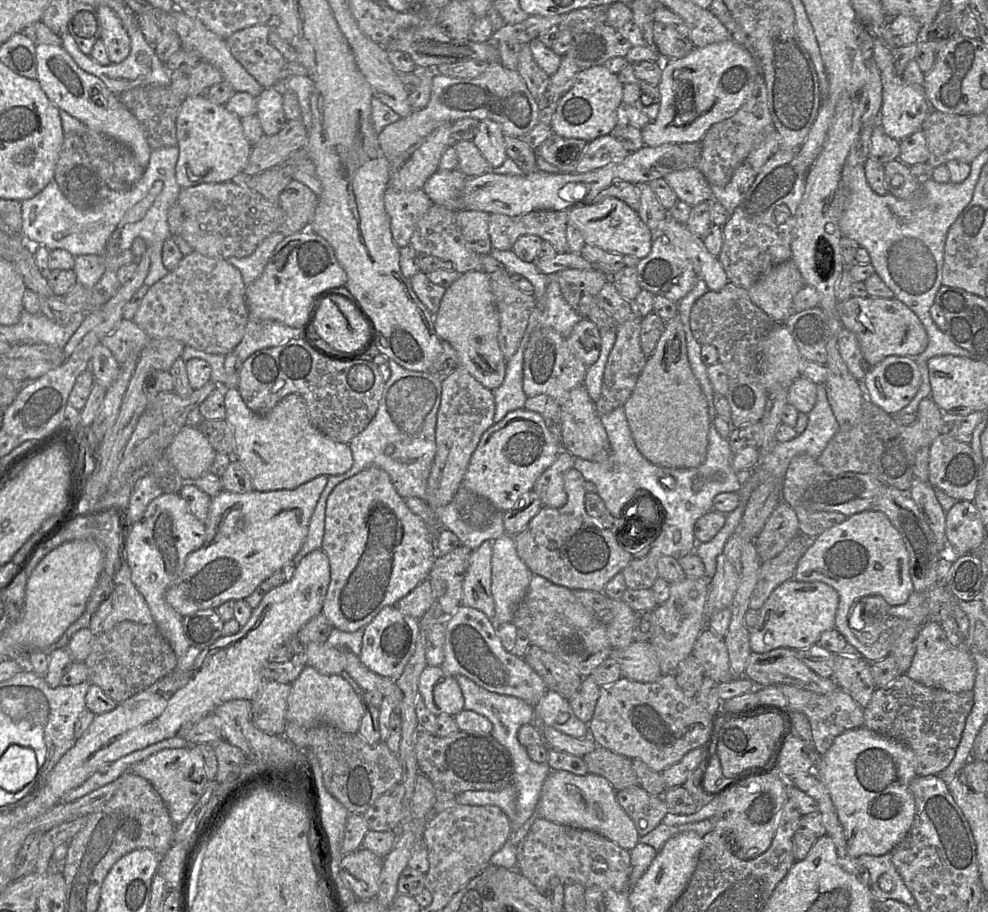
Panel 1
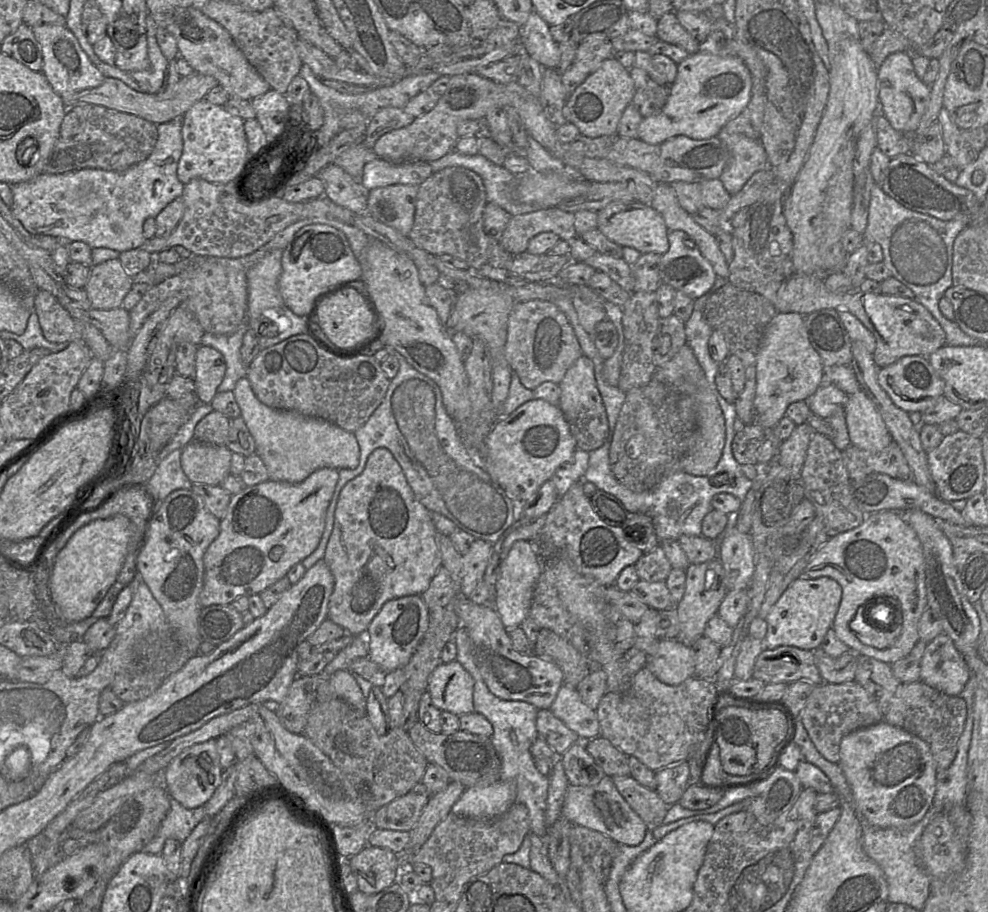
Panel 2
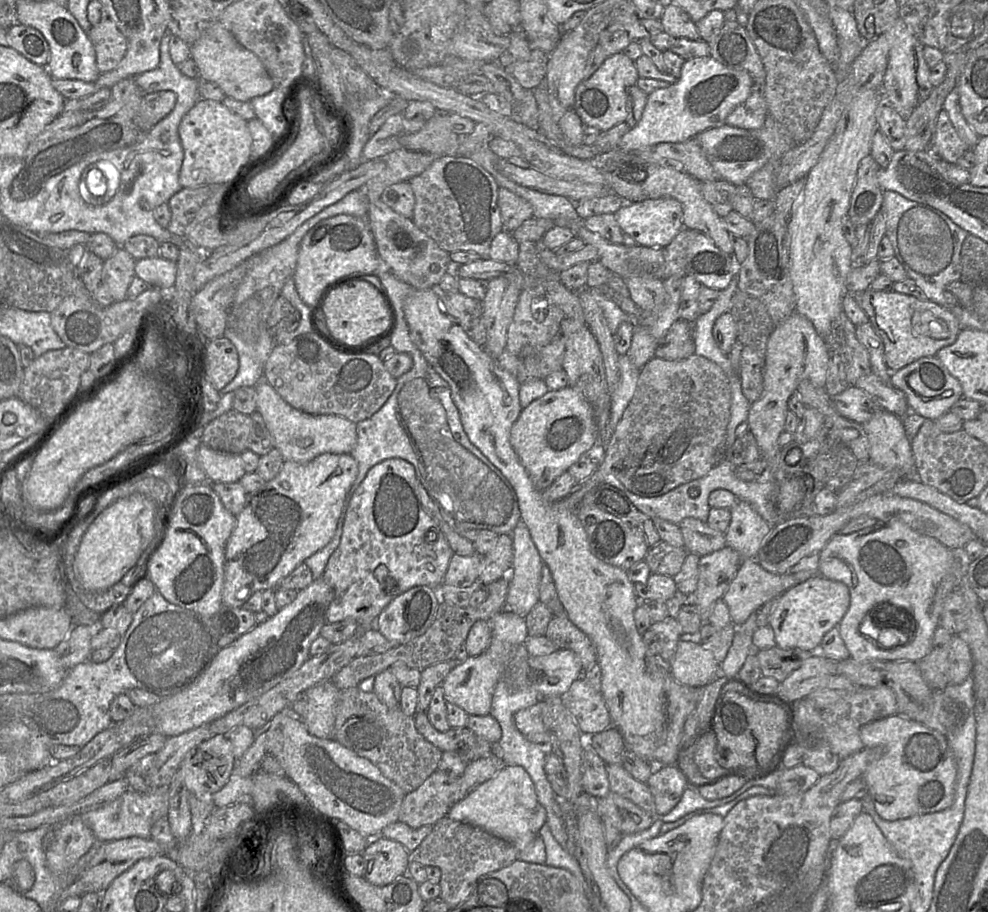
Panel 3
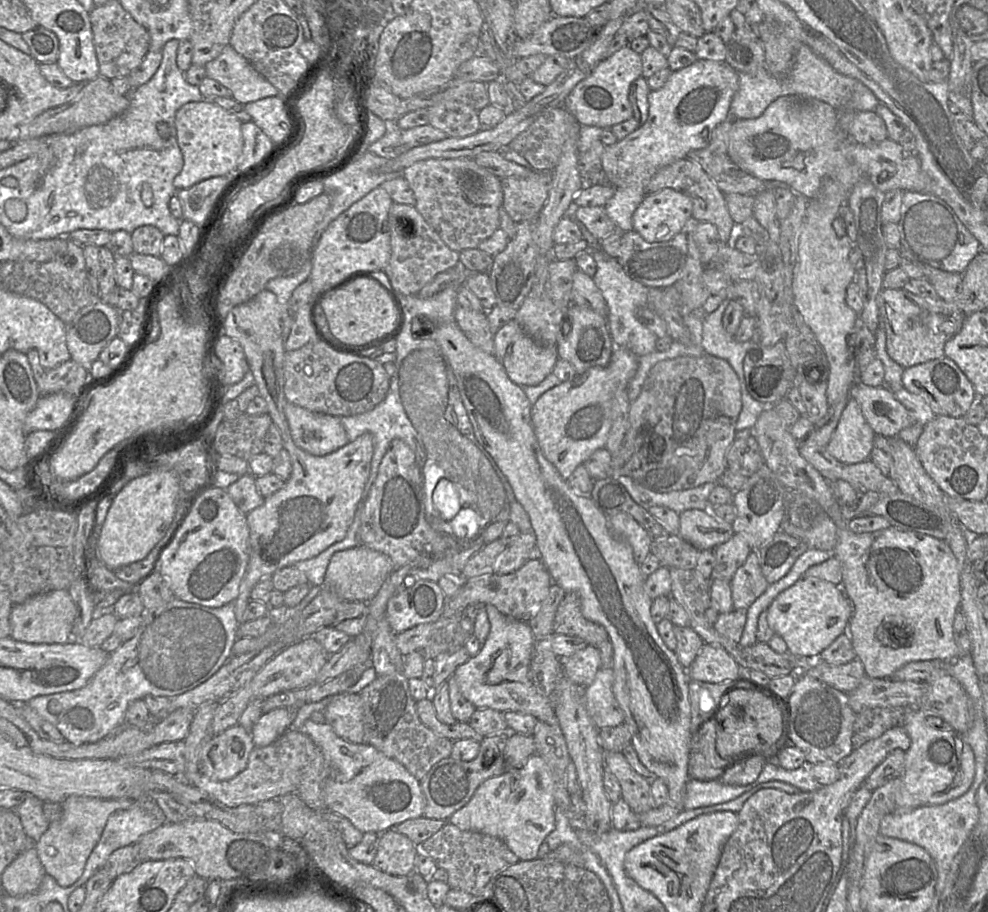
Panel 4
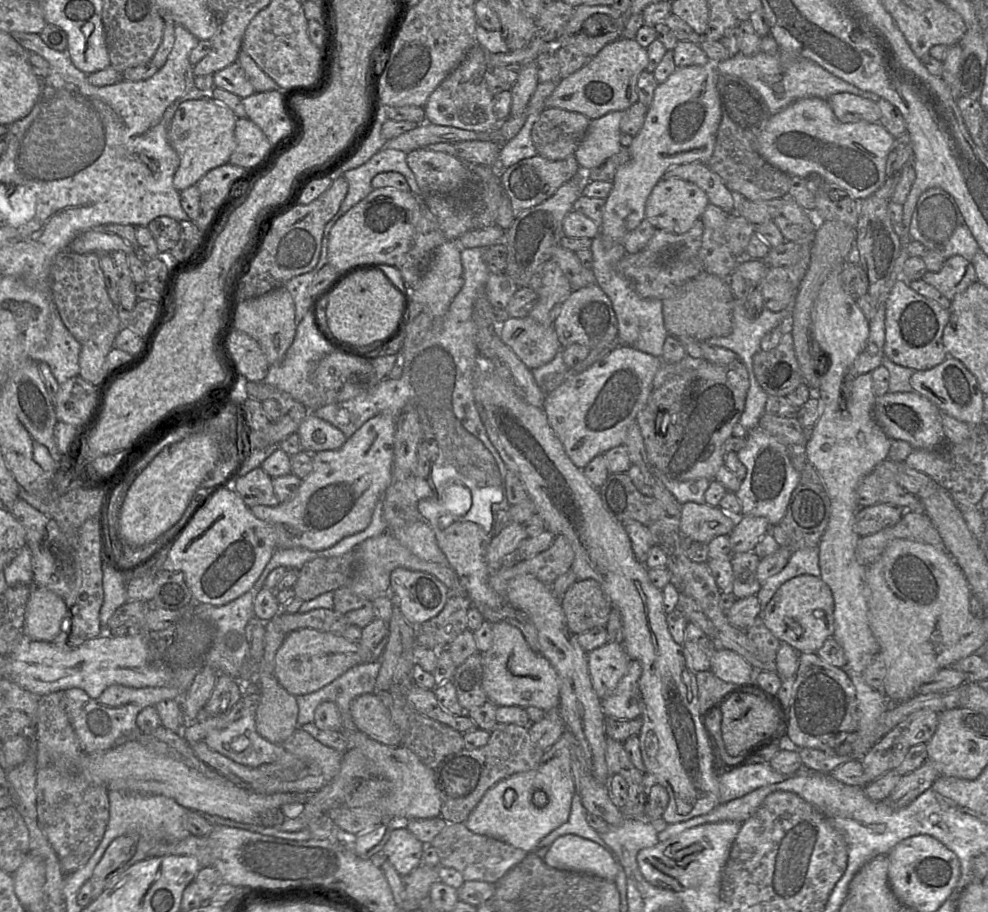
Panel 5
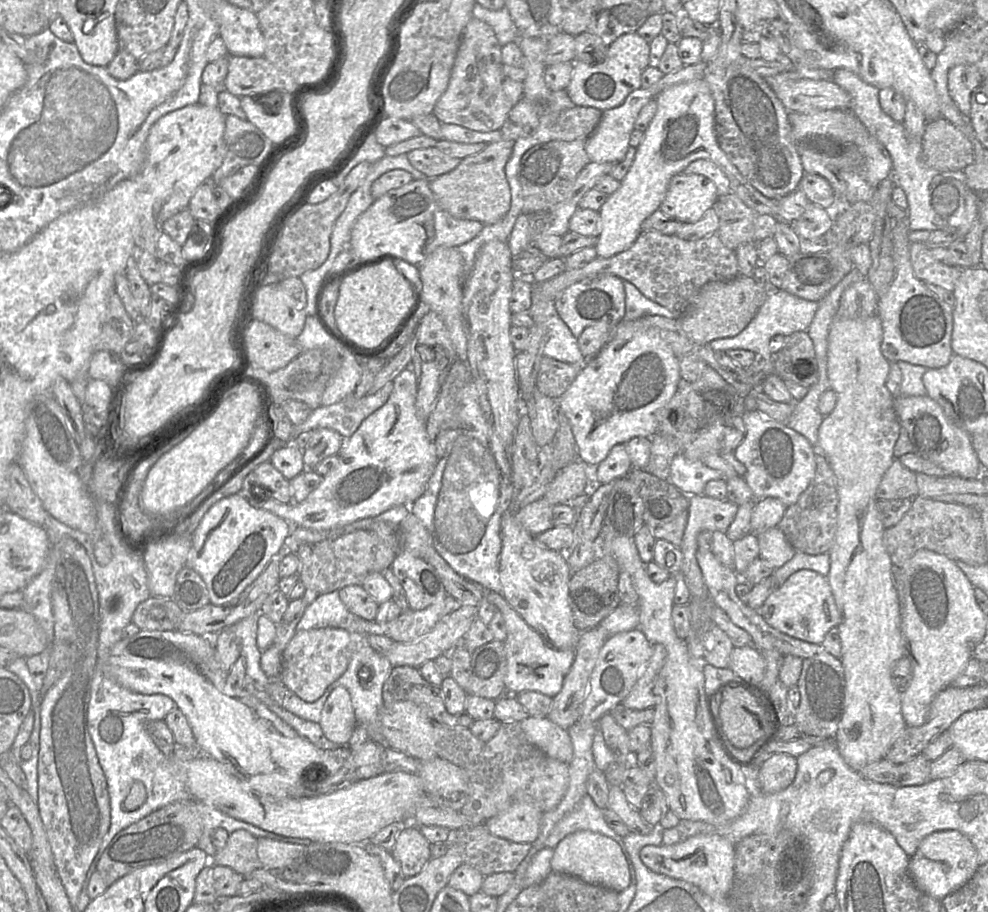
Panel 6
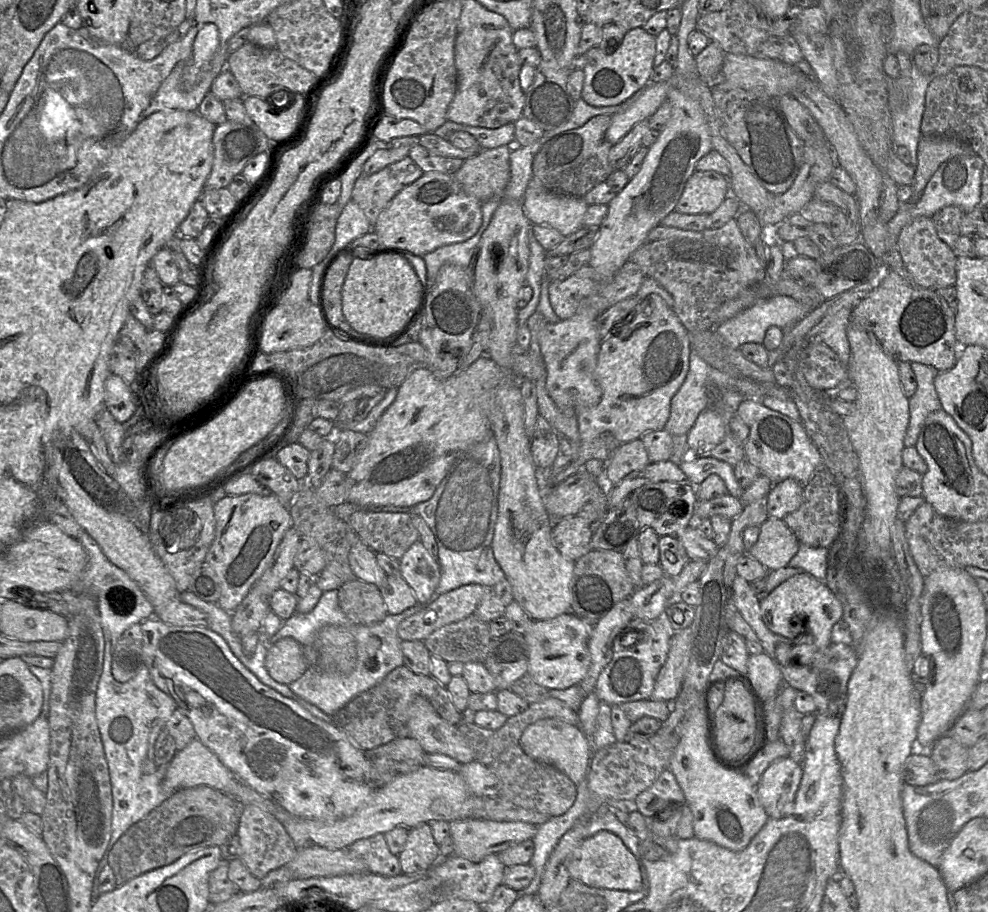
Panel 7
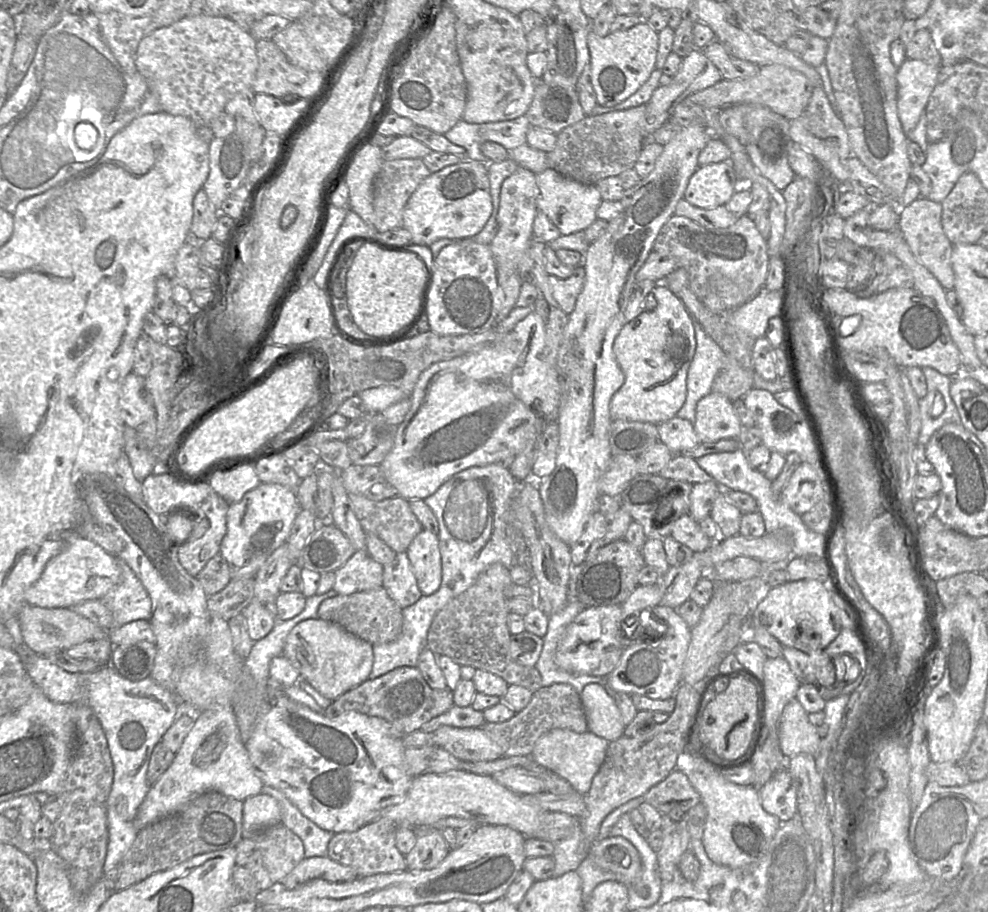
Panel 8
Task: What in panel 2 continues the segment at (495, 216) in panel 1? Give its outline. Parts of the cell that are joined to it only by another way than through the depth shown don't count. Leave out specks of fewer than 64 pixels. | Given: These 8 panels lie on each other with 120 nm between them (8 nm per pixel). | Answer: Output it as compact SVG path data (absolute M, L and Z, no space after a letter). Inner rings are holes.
M559 207L542 208L527 214L520 214L511 216L507 226L499 238L501 247L512 255L518 255L526 251L528 242L534 236L544 233L552 232L556 234L560 240L568 243L569 253L576 260L582 261L598 253L592 246L585 243L582 235L579 235L574 228L575 216L571 212L564 211Z

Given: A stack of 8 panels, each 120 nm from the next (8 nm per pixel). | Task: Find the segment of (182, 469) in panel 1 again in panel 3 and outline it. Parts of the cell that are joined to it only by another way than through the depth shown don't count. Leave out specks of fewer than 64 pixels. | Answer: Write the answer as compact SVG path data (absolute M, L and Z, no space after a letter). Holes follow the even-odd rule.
M203 444L197 450L197 464L211 483L236 483L246 474L240 455L215 451Z

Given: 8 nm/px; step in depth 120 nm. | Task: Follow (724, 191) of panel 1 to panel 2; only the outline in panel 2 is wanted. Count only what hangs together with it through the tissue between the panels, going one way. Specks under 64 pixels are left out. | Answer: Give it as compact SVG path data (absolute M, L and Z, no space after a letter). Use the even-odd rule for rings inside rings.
M735 134L727 137L726 145L731 158L719 180L733 196L742 190L755 173L768 168L768 159L760 139Z

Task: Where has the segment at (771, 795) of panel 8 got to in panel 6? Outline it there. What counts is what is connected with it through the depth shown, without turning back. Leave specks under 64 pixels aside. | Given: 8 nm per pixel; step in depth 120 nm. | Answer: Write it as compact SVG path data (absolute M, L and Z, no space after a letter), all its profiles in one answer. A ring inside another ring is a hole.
M776 753L760 767L758 790L772 794L784 790L794 781L797 772L797 759L787 753Z

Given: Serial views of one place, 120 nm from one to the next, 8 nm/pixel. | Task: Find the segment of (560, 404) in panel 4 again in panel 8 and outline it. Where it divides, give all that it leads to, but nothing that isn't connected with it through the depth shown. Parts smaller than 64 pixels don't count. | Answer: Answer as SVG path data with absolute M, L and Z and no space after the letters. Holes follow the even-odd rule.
M661 284L646 297L645 311L627 322L613 343L616 361L624 373L622 386L611 398L612 420L663 423L673 418L686 399L686 378L696 351L694 321L683 302Z

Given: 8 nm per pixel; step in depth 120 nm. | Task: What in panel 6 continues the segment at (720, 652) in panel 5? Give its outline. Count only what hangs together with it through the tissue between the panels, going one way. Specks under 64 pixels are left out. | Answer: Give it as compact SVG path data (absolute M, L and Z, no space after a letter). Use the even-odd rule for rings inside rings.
M755 646L734 647L729 667L742 681L761 684L765 672L765 660Z

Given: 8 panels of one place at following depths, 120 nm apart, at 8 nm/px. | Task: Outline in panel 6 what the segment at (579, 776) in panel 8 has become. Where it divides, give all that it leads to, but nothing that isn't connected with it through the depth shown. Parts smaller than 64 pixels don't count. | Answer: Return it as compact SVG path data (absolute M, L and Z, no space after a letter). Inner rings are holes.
M527 716L520 721L526 739L548 756L568 764L573 758L573 745L567 729L547 717Z

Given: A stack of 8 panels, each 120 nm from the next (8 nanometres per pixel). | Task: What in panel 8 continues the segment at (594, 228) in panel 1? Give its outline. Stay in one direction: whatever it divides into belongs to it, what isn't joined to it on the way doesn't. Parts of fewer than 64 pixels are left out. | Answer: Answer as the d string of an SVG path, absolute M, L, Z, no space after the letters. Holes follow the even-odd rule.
M730 159L699 166L691 176L683 198L699 208L723 206L741 188L741 183Z

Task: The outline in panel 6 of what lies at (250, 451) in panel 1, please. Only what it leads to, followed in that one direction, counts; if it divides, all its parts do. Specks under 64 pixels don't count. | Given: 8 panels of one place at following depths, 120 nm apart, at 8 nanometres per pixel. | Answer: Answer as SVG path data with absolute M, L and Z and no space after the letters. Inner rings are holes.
M318 428L311 431L311 437L303 450L306 469L313 469L323 459L335 455L343 445L344 438L336 431Z

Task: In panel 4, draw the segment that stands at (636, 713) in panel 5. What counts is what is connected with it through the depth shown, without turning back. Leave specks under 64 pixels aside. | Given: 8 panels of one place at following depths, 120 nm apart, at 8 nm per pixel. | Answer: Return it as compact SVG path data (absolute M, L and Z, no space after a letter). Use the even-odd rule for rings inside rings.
M599 669L593 682L586 687L585 704L588 714L596 727L600 730L605 727L615 727L624 723L624 713L621 710L612 692L613 669Z

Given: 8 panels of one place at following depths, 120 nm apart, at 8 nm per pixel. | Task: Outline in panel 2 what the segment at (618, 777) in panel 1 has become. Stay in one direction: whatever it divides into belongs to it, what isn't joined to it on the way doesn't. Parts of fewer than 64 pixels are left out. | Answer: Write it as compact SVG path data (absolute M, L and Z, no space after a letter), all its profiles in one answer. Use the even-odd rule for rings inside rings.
M599 735L584 742L586 750L607 777L631 776L629 756L613 746L609 740Z

